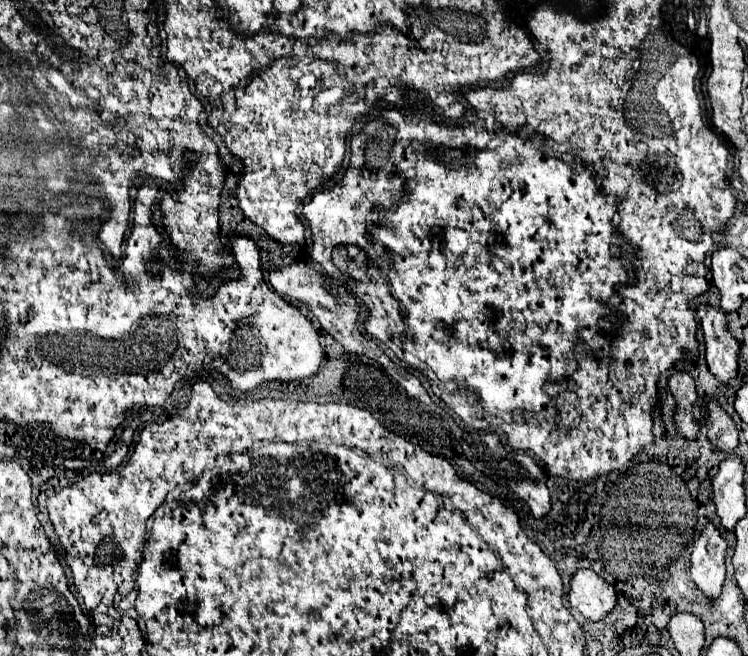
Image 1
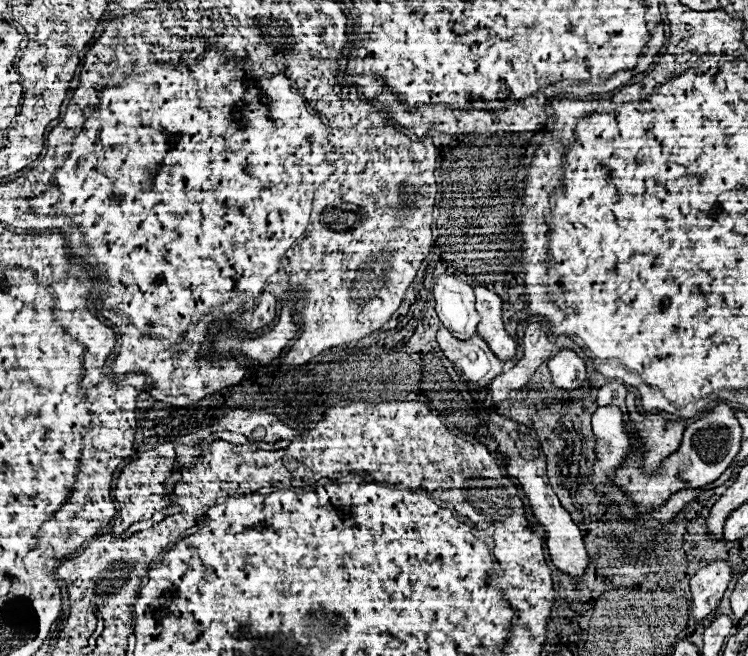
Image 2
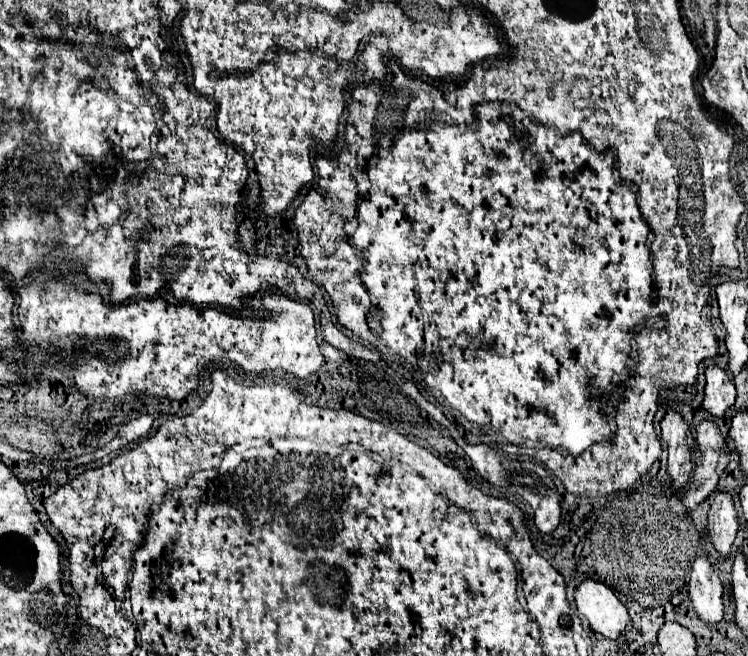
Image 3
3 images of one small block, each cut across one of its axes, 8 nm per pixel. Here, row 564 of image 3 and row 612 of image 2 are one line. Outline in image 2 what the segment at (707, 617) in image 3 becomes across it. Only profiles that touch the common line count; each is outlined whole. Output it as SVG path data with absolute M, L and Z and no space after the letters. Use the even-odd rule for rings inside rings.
M712 562L692 576L692 614L696 620L704 620L718 608L730 578L732 572L726 562Z

